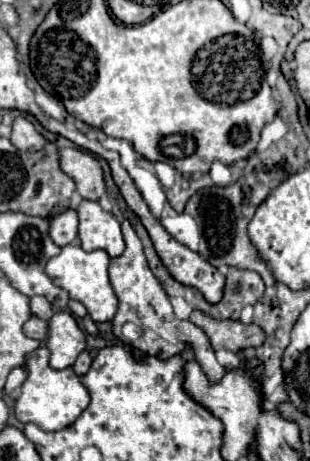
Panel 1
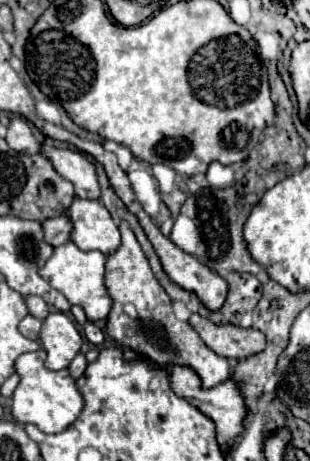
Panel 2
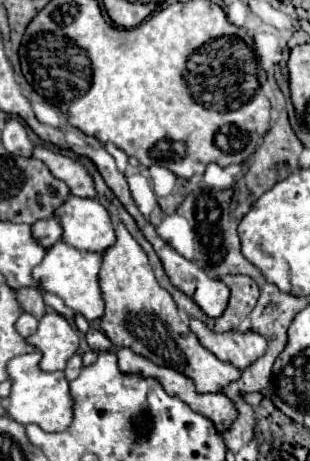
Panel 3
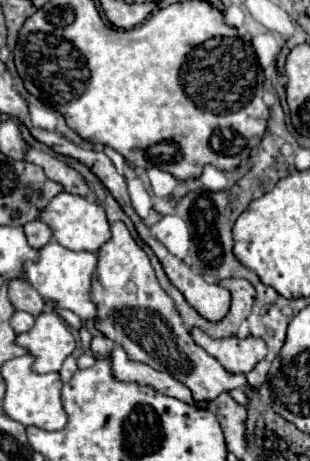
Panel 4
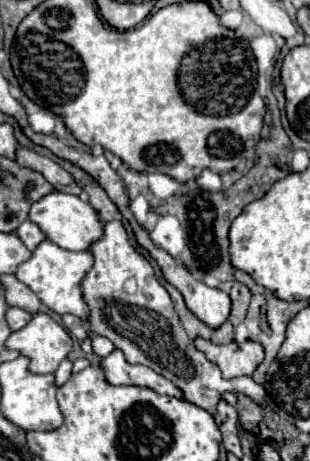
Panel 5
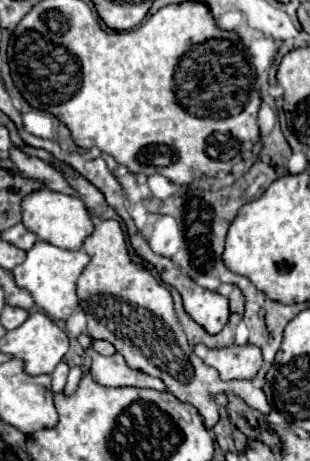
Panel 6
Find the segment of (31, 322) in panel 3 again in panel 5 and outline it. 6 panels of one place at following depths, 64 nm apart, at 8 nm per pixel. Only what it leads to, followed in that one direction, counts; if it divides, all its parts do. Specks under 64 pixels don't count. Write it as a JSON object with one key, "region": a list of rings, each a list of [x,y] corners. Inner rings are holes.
{"region":[[[10,308],[8,314],[6,314],[6,322],[12,330],[24,328],[24,324],[28,324],[28,320],[32,320],[32,316],[26,310],[20,310],[20,308]]]}

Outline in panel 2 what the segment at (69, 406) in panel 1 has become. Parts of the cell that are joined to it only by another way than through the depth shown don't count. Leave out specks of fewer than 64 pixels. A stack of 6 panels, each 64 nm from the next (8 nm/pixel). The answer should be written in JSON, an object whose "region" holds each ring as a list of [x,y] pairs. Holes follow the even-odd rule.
{"region":[[[44,348],[36,352],[22,354],[16,360],[16,372],[20,374],[20,384],[12,394],[12,416],[20,424],[36,424],[42,432],[56,434],[68,428],[84,408],[84,398],[76,388],[68,370],[48,370],[44,368]]]}

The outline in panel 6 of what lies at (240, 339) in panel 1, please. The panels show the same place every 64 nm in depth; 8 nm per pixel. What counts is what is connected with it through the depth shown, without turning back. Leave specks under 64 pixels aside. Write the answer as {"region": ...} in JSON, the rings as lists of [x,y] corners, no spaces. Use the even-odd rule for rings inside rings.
{"region":[[[204,344],[194,346],[196,356],[200,356],[208,366],[220,372],[222,380],[248,378],[252,380],[262,366],[262,352],[254,344],[228,346],[228,348],[208,348]]]}

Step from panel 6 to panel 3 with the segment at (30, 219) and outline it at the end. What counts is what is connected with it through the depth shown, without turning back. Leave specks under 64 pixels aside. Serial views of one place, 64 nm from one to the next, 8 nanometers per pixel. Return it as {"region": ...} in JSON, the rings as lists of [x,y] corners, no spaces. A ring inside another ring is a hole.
{"region":[[[70,196],[56,210],[56,216],[64,228],[62,240],[78,250],[102,254],[116,242],[114,224],[98,200]]]}

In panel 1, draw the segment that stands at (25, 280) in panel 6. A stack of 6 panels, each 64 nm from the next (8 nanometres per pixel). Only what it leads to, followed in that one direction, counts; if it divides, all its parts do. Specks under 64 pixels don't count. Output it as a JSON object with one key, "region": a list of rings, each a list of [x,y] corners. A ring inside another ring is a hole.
{"region":[[[68,244],[60,250],[58,256],[48,260],[46,274],[54,280],[54,284],[68,290],[70,298],[80,300],[88,308],[94,322],[108,322],[108,320],[112,320],[112,316],[116,314],[116,308],[118,308],[114,288],[108,280],[108,264],[110,264],[108,252],[104,252],[104,250],[86,252],[78,244]]]}

